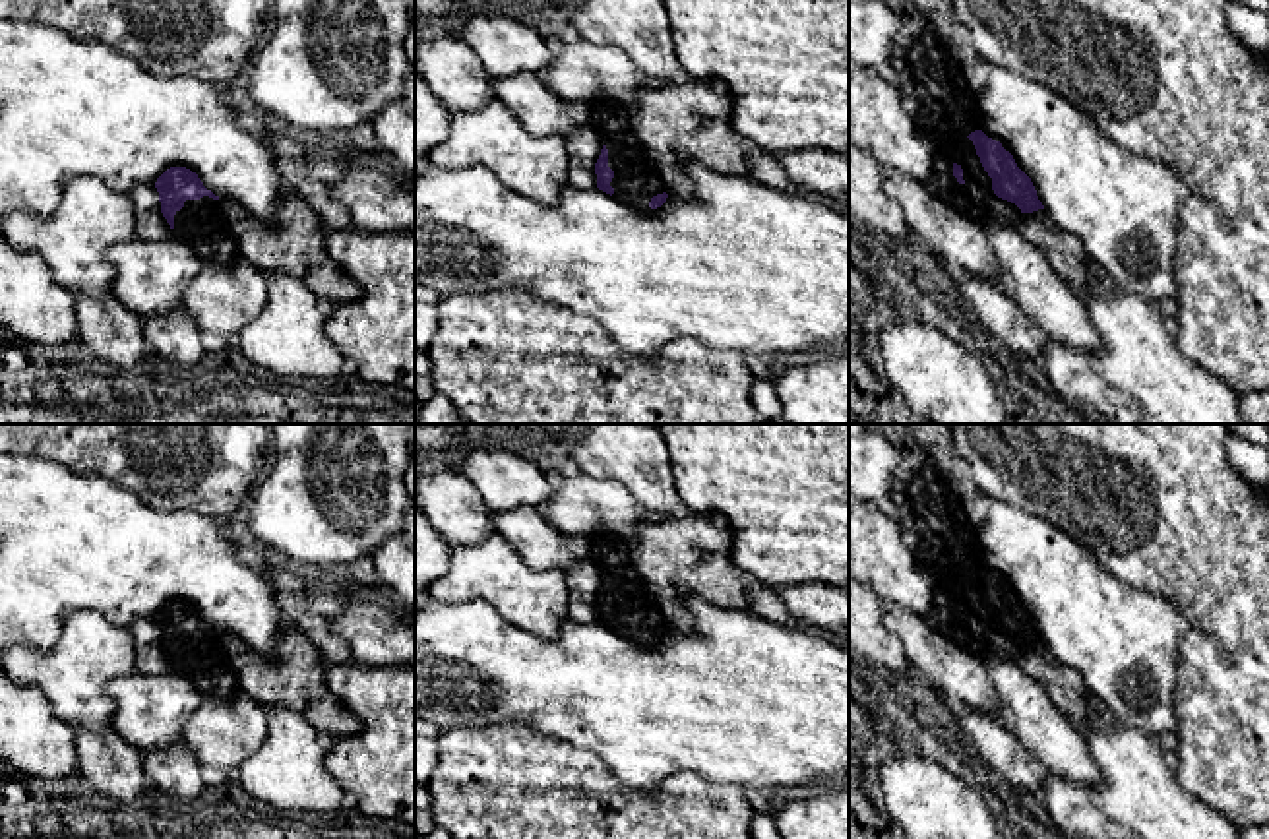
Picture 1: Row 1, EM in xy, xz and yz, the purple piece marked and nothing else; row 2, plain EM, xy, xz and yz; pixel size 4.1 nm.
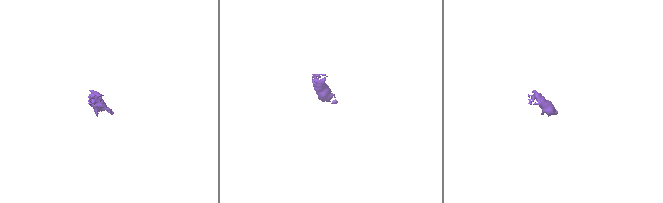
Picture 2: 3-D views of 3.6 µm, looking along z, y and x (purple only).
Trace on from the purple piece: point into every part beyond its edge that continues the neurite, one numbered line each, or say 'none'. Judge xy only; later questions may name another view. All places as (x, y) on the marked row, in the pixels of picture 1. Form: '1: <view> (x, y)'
1: xy (202, 223)

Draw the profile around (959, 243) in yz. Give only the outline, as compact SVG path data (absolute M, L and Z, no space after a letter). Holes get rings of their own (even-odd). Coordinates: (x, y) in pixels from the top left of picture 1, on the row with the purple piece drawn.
M885 169L882 174L885 192L938 264L949 273L961 271L1000 283L1000 265L980 221L940 200L922 182Z

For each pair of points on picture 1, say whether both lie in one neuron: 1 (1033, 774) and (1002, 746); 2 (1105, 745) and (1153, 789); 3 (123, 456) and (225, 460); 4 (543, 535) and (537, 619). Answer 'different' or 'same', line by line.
1: same
2: same
3: same
4: different

